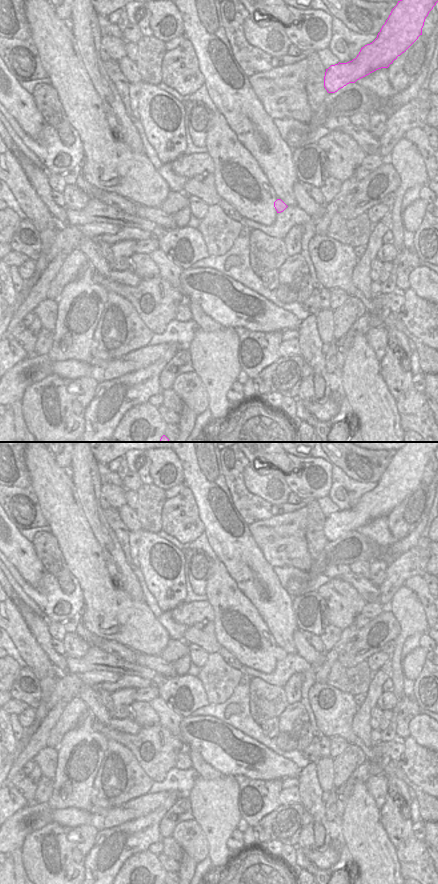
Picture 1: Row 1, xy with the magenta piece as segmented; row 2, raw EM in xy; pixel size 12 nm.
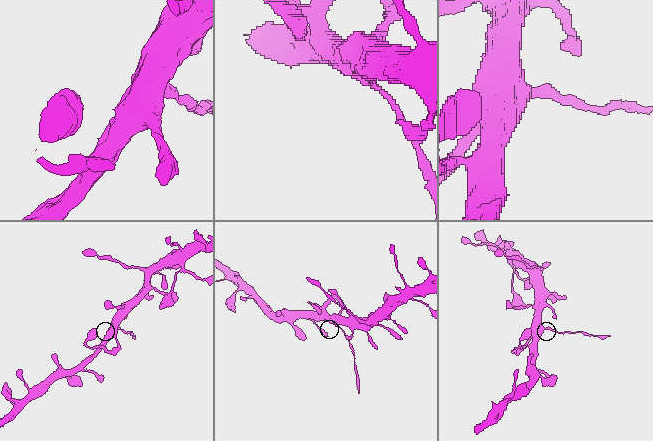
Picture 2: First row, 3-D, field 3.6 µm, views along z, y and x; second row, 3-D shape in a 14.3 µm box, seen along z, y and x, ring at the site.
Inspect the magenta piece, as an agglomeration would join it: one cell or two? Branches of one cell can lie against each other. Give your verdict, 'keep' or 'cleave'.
cleave

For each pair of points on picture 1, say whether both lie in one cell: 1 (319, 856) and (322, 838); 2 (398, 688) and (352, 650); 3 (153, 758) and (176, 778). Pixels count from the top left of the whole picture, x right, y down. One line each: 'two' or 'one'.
1: two
2: two
3: two

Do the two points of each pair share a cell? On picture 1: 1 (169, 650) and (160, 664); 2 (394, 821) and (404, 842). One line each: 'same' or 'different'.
1: different
2: same

